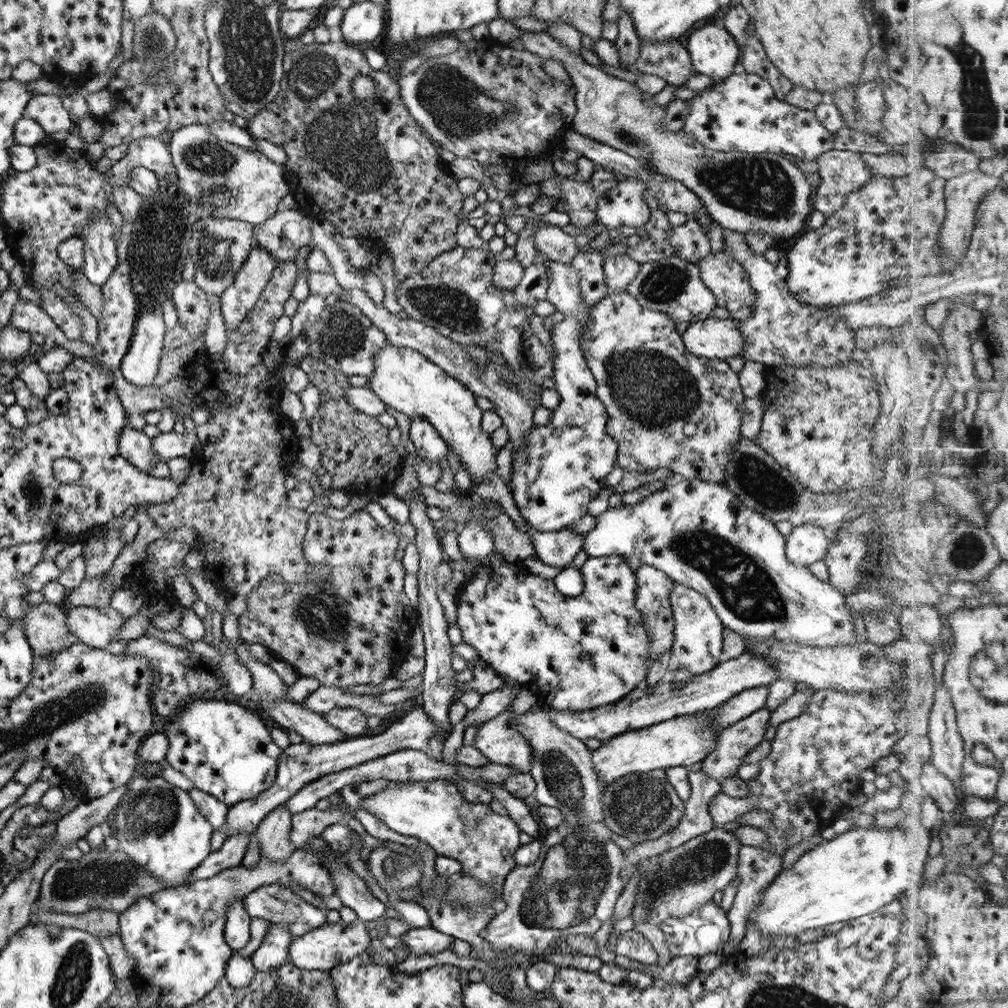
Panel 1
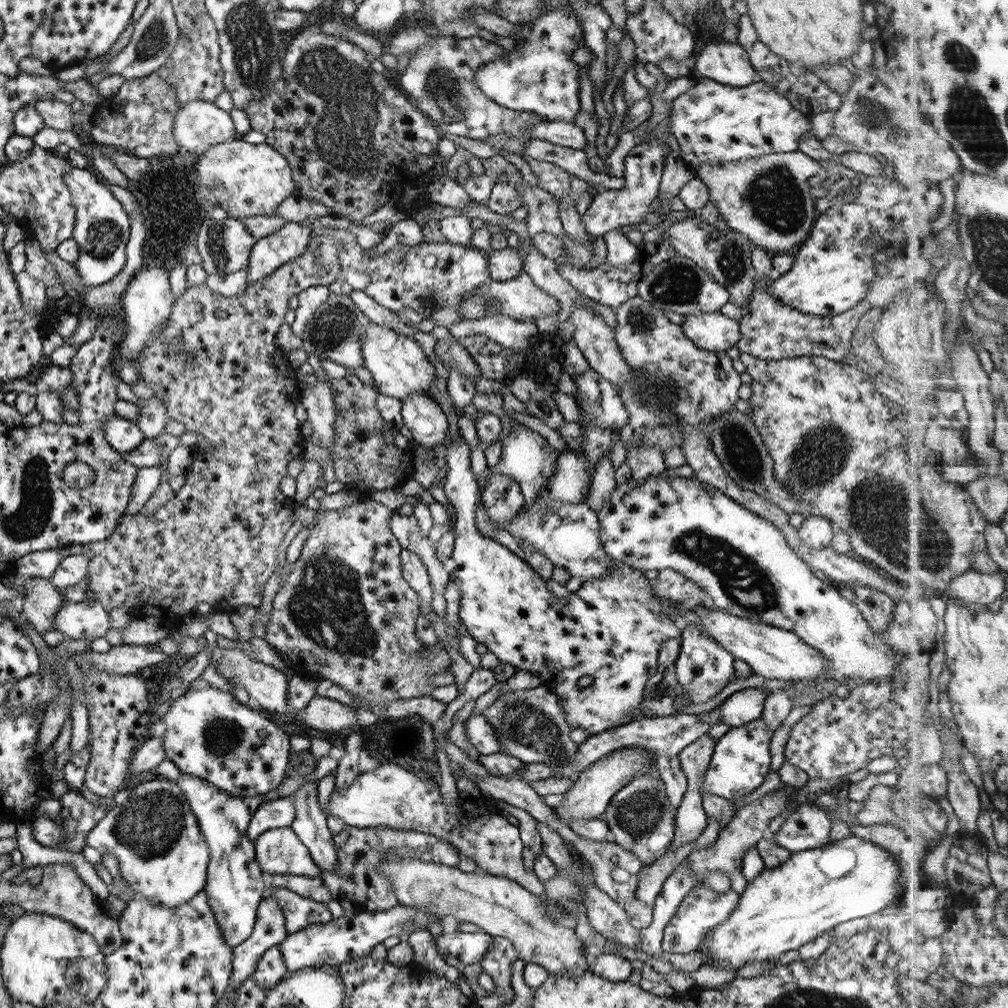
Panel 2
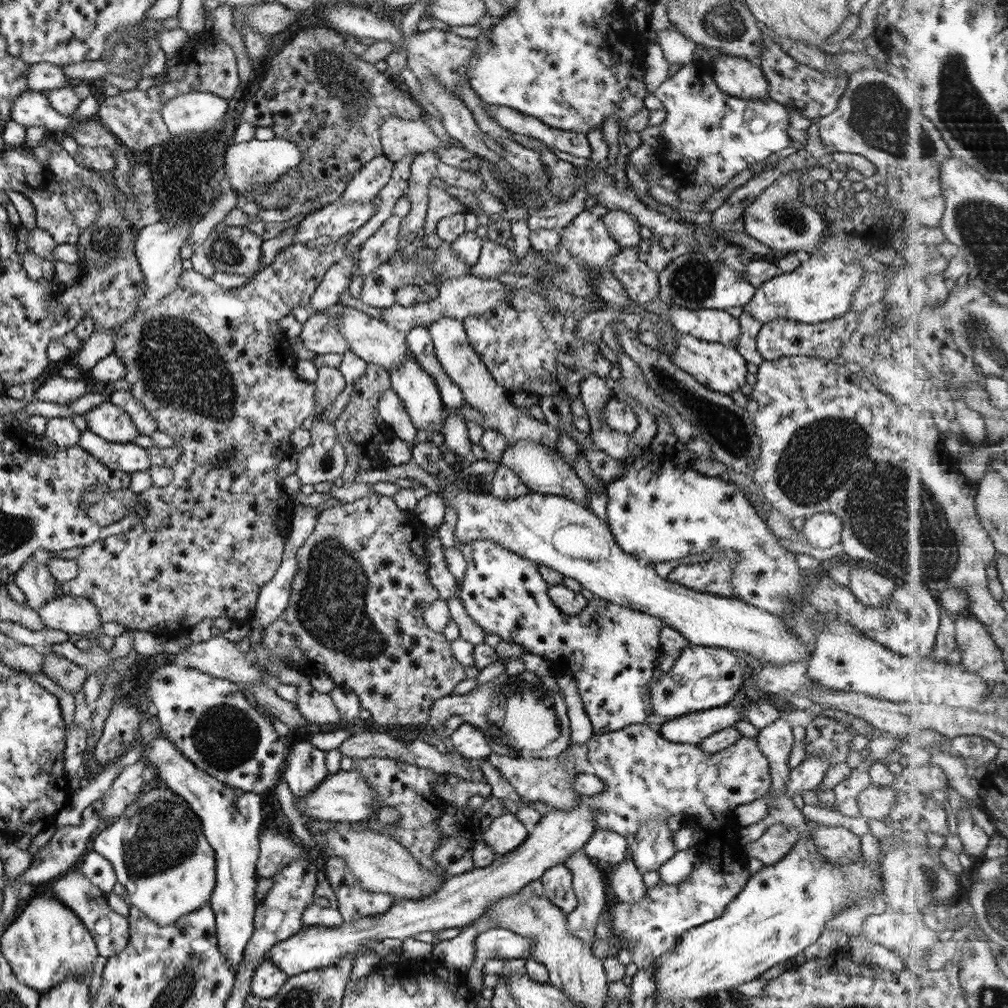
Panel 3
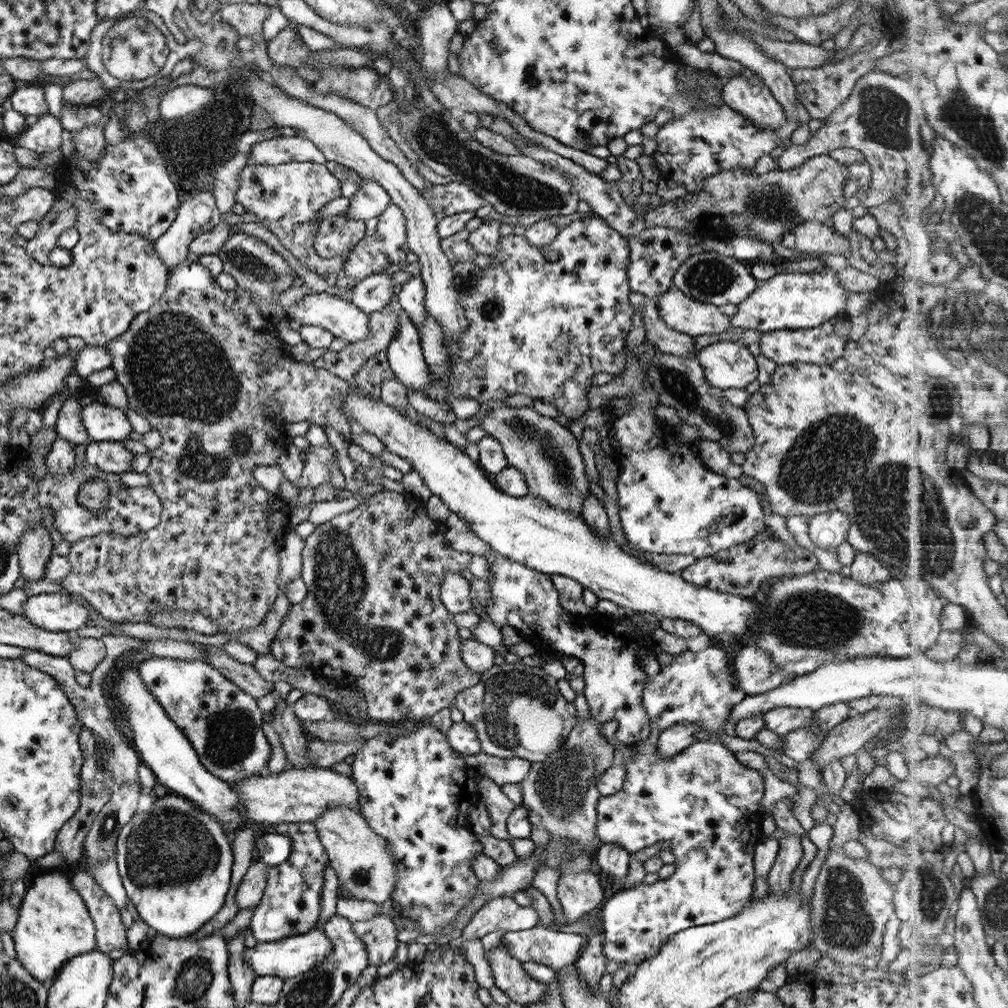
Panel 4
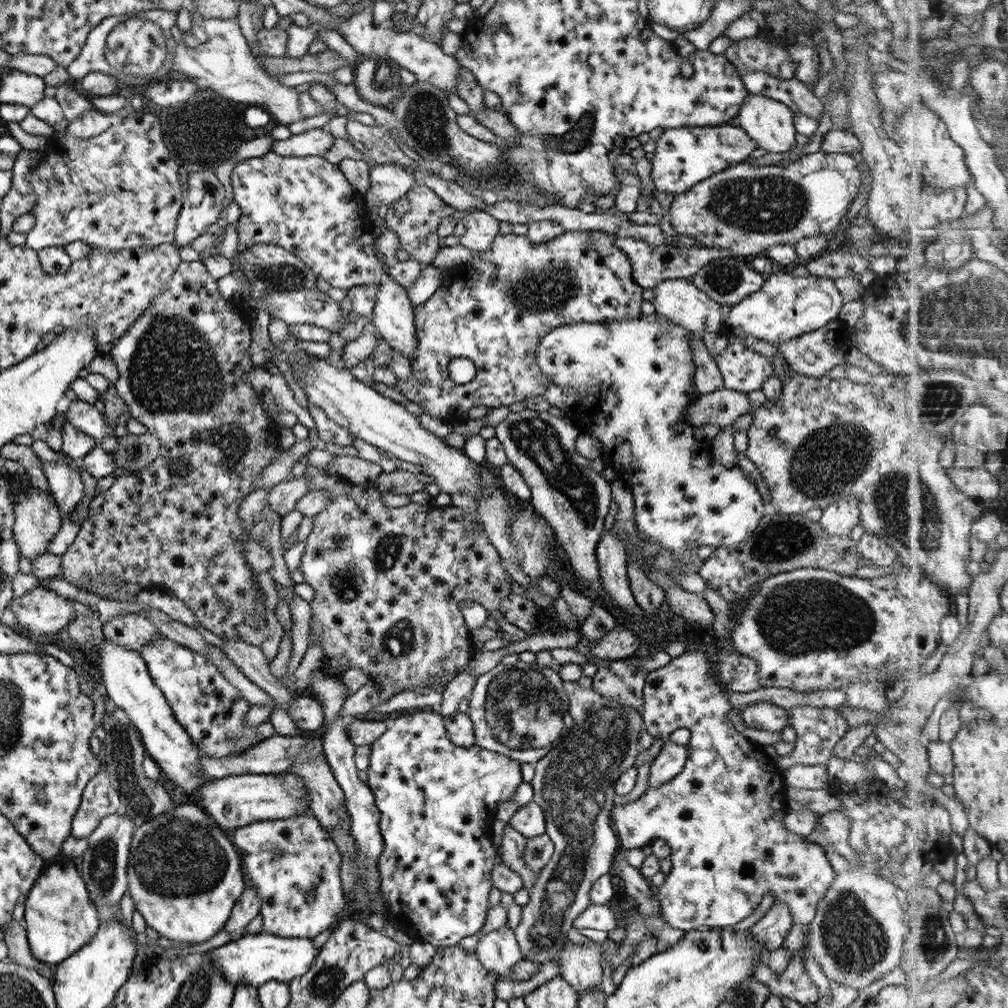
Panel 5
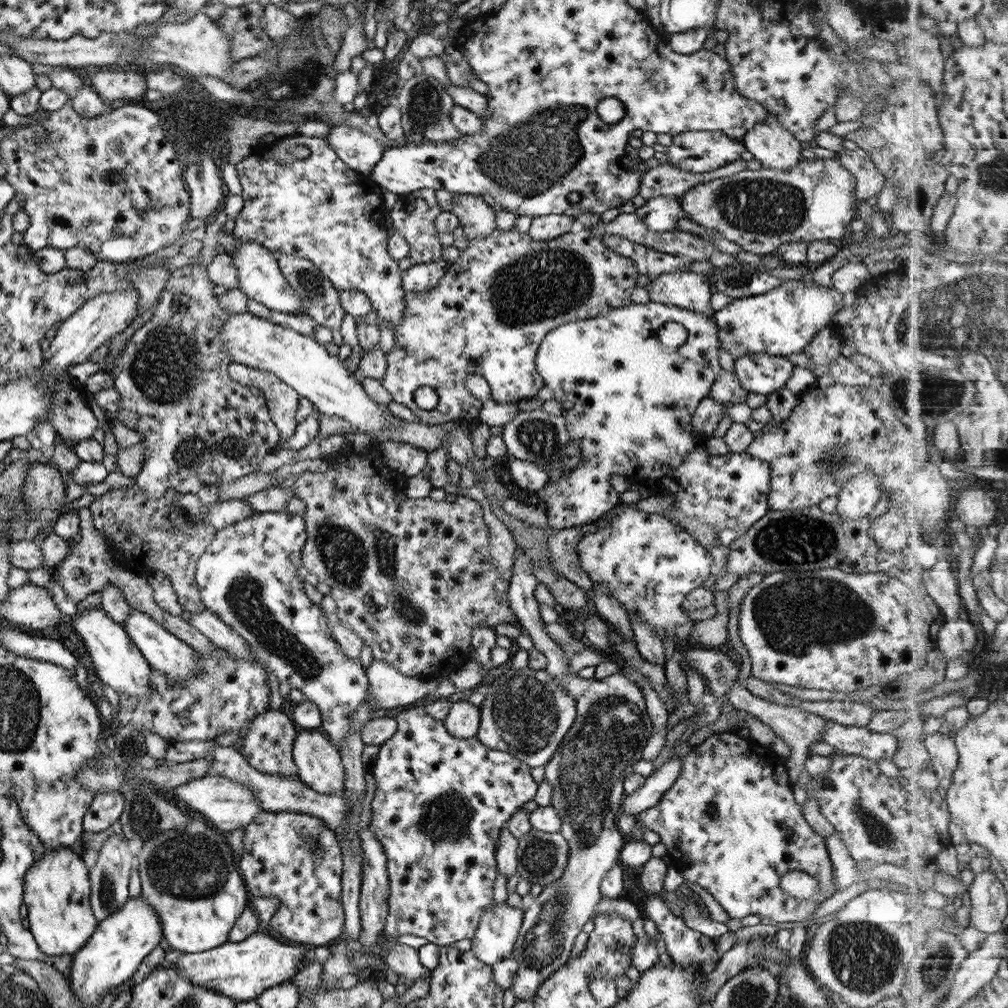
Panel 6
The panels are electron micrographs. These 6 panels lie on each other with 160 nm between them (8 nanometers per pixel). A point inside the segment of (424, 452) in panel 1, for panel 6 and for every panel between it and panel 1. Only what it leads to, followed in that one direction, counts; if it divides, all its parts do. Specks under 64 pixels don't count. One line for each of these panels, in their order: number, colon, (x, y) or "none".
2: (420, 413)
3: (417, 391)
4: (403, 353)
5: (303, 204)
6: (317, 208)

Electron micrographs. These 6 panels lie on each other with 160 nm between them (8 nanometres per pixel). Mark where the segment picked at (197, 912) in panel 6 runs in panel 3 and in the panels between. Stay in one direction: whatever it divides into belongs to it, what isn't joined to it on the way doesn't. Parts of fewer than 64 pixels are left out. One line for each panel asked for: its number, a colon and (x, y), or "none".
3: (157, 850)
4: (175, 866)
5: (183, 875)

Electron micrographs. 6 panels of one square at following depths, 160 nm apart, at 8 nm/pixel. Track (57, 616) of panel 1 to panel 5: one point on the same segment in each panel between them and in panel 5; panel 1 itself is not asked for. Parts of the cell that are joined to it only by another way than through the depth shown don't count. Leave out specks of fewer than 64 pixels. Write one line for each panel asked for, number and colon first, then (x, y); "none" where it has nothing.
2: (40, 601)
3: (35, 581)
4: (35, 545)
5: (36, 517)

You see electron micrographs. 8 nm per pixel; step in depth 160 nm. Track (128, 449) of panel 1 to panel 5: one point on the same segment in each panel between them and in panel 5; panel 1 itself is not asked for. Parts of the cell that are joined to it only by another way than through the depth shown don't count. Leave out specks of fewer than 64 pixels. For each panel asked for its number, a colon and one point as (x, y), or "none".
2: (122, 435)
3: (108, 421)
4: (101, 423)
5: (86, 418)

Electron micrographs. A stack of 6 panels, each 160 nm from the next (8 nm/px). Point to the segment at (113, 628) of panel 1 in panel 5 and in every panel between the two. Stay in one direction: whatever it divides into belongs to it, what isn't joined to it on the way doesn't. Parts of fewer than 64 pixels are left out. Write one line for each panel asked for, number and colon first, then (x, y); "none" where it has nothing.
2: (85, 618)
3: (74, 615)
4: (55, 612)
5: (40, 611)

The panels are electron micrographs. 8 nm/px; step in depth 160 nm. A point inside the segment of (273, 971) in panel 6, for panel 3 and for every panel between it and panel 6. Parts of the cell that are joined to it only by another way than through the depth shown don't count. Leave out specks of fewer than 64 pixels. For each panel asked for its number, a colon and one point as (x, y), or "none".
3: (459, 900)
4: (293, 955)
5: (254, 959)

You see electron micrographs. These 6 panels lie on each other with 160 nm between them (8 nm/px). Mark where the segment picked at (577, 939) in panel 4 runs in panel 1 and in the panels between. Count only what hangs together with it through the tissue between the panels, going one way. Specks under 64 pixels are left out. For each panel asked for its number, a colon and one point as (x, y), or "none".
1: (427, 940)
2: (471, 947)
3: (500, 943)

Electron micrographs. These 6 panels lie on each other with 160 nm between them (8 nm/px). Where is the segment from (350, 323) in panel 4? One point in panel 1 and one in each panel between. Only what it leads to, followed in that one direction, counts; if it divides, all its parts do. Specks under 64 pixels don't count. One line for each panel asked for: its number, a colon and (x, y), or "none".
1: (403, 379)
2: (397, 366)
3: (373, 341)

